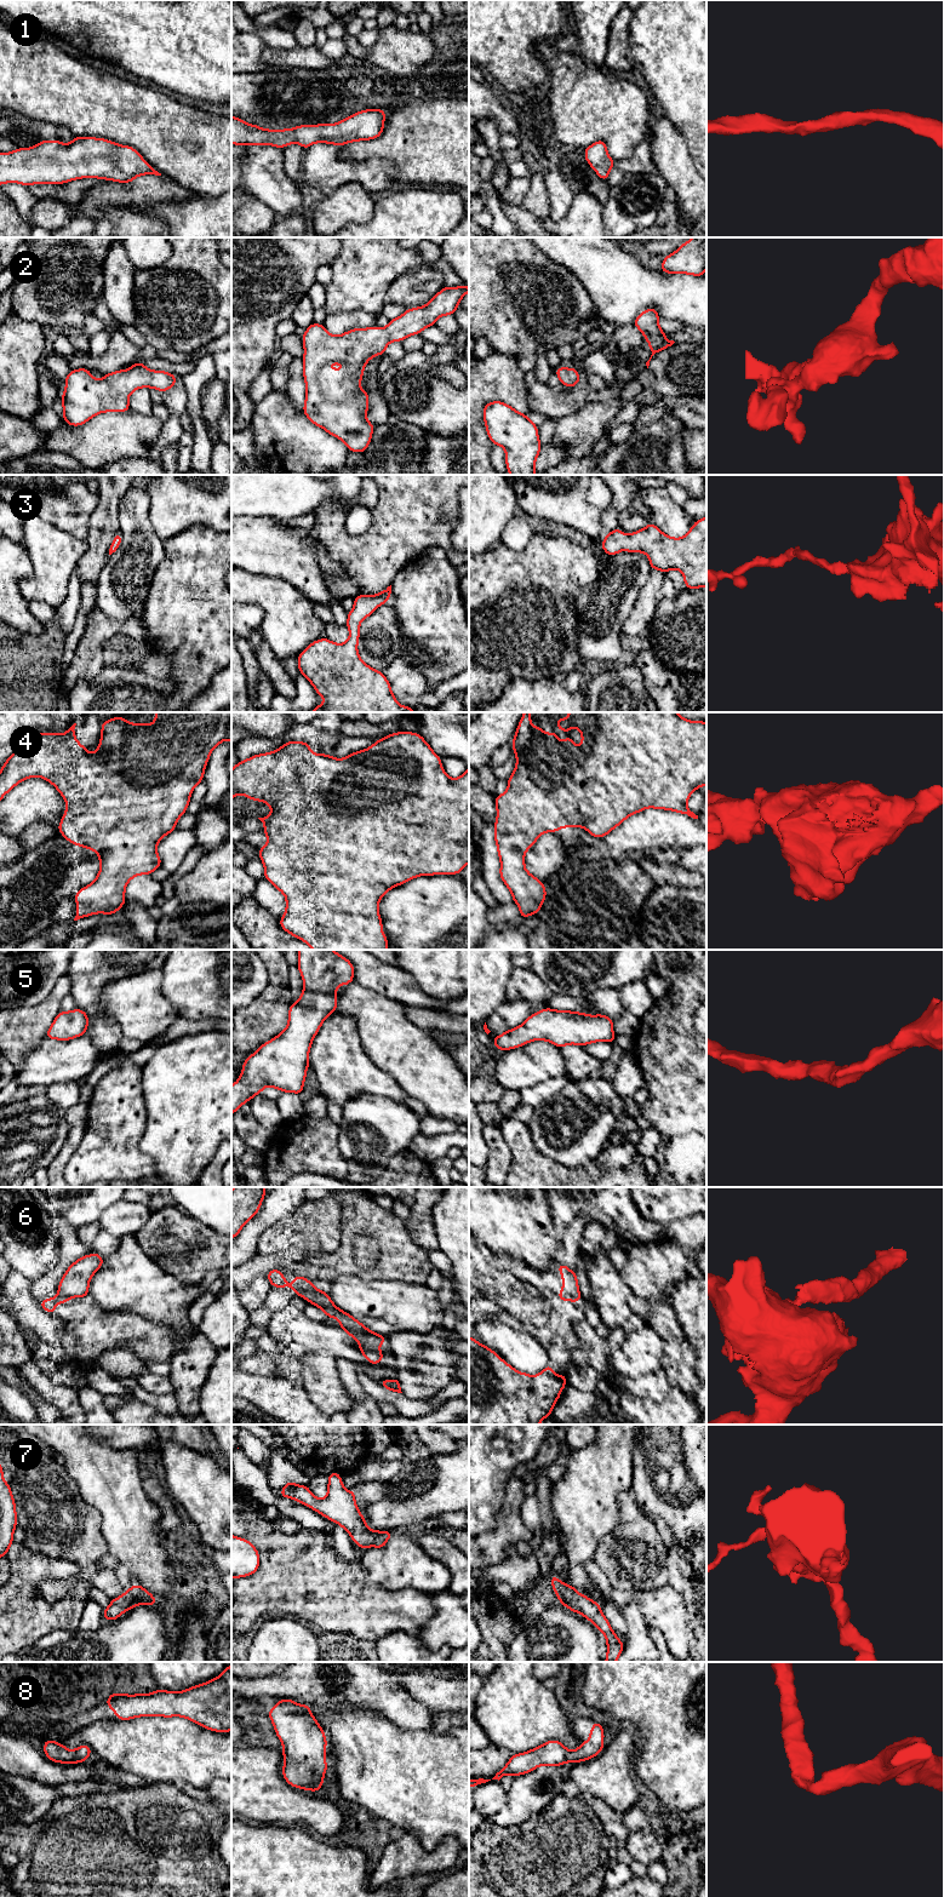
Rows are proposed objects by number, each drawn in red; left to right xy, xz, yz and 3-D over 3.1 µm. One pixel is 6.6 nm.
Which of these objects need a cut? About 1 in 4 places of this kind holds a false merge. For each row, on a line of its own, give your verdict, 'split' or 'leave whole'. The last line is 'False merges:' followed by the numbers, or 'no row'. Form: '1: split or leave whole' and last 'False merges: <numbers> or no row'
1: leave whole
2: leave whole
3: leave whole
4: leave whole
5: leave whole
6: split
7: leave whole
8: leave whole
False merges: 6

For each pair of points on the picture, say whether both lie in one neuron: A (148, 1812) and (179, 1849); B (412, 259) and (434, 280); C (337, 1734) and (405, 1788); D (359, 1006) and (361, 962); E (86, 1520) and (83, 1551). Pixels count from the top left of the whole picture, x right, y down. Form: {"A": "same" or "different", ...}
{"A": "same", "B": "different", "C": "same", "D": "different", "E": "same"}

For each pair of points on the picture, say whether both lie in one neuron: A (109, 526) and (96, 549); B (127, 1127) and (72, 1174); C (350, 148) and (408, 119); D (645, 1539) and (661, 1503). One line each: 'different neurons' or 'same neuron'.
A: same neuron
B: same neuron
C: same neuron
D: different neurons

